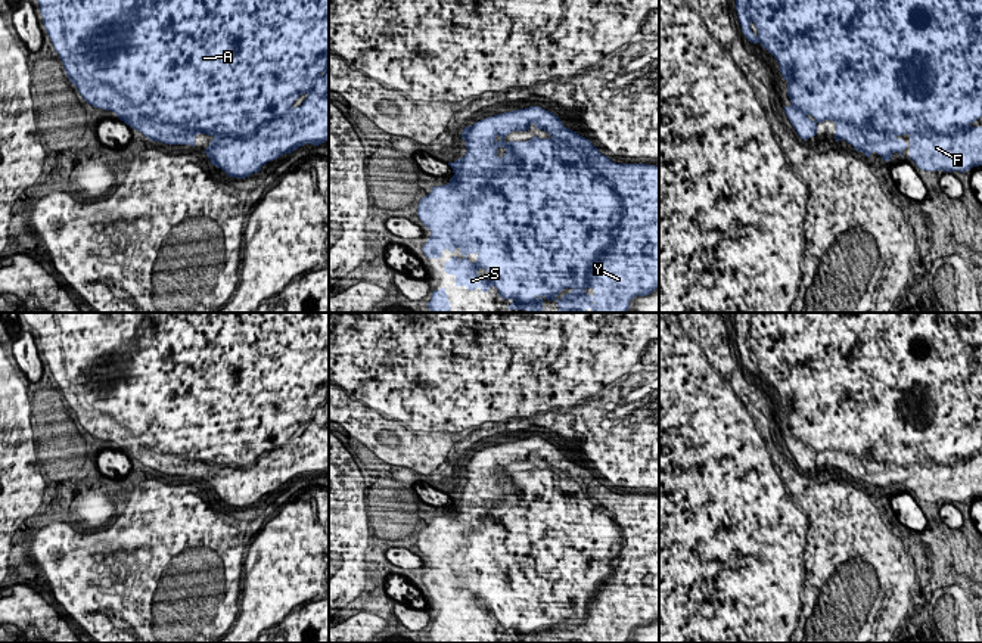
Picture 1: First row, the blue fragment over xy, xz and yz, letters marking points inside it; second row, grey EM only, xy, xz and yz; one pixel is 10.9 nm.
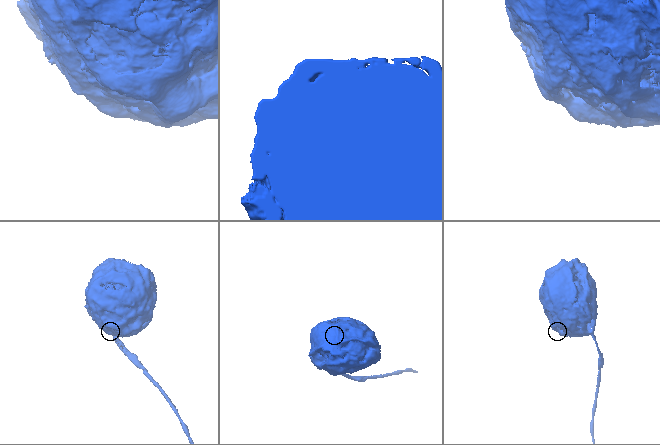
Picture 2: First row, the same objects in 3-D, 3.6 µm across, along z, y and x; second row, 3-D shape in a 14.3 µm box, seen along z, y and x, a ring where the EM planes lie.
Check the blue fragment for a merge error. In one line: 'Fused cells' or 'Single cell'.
Single cell

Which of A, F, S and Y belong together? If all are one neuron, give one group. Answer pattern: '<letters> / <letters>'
A F S Y

